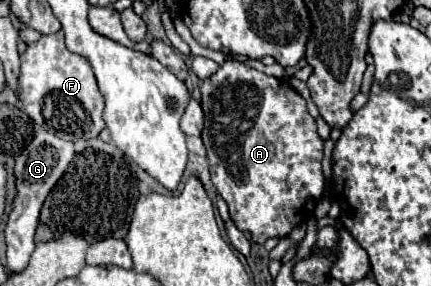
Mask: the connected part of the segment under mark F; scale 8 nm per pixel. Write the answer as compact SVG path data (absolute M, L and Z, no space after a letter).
M64 31L42 35L36 43L28 45L20 55L20 101L24 113L28 113L38 125L56 133L66 141L88 141L98 137L106 127L102 119L104 97L96 85L90 61L82 55L68 51L64 43Z

